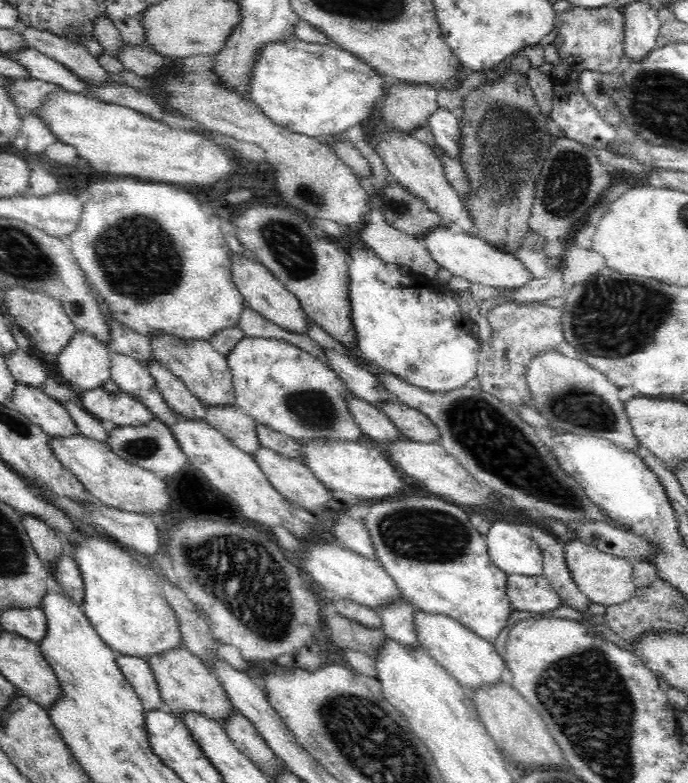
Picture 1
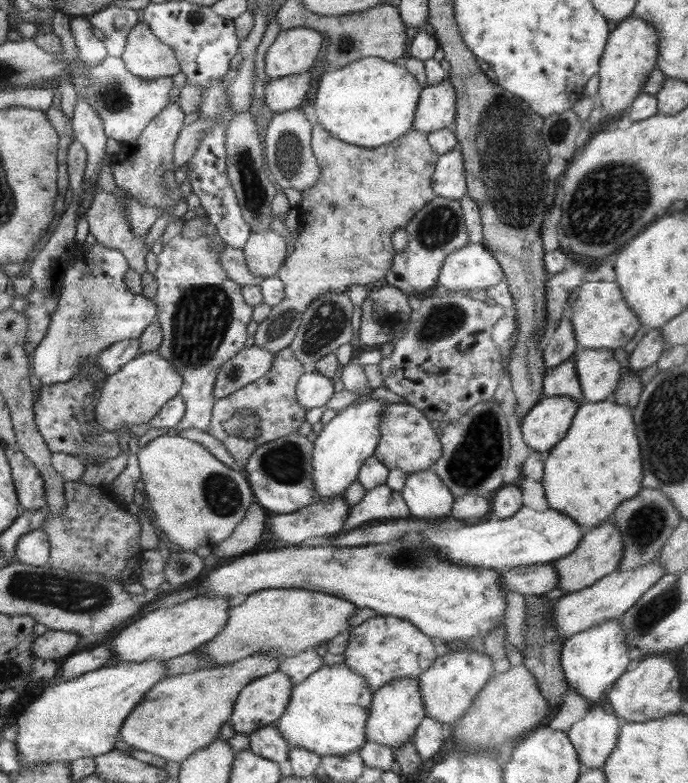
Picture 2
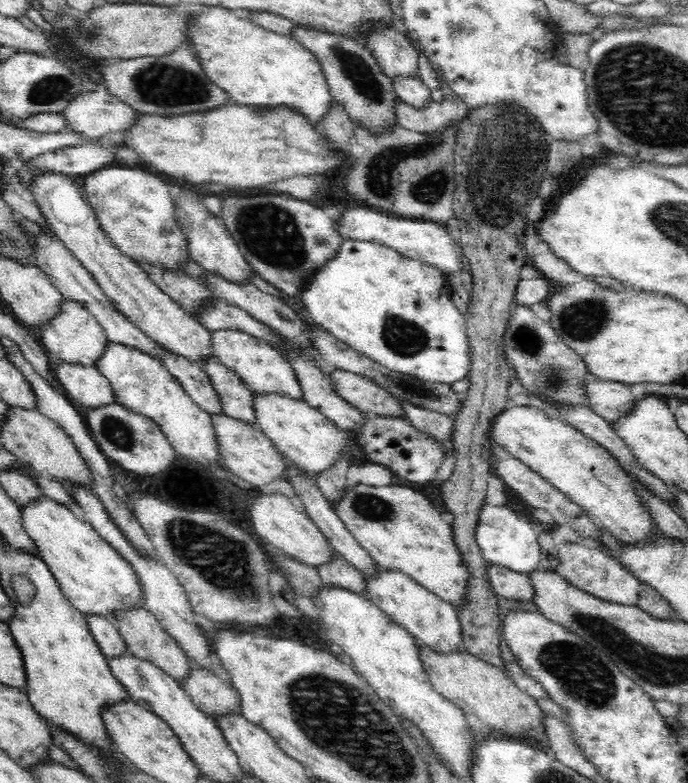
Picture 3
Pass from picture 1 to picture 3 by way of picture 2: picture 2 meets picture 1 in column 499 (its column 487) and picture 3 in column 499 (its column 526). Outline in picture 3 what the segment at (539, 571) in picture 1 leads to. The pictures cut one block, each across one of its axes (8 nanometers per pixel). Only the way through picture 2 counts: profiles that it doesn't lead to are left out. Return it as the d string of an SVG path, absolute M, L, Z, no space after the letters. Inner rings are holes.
M482 505L477 524L477 543L485 560L492 565L528 574L539 568L541 546L538 540L538 529L530 519L507 506Z

